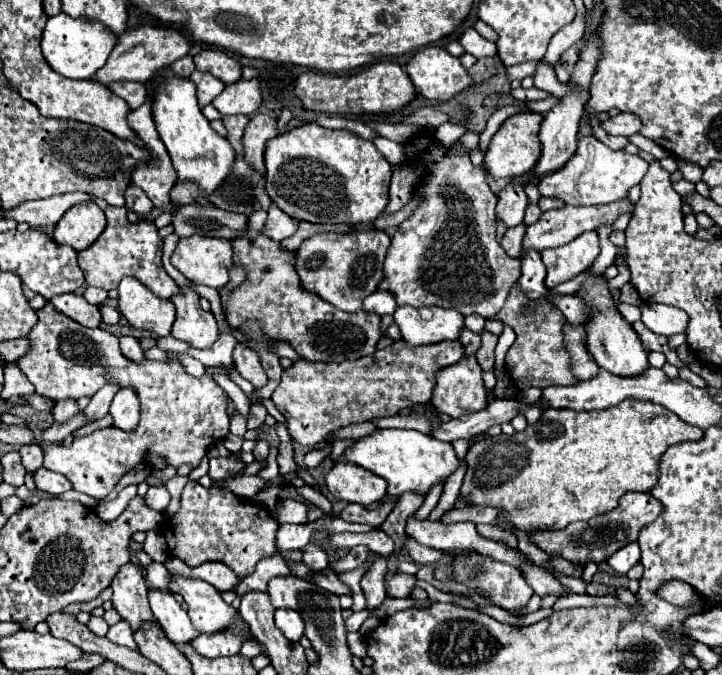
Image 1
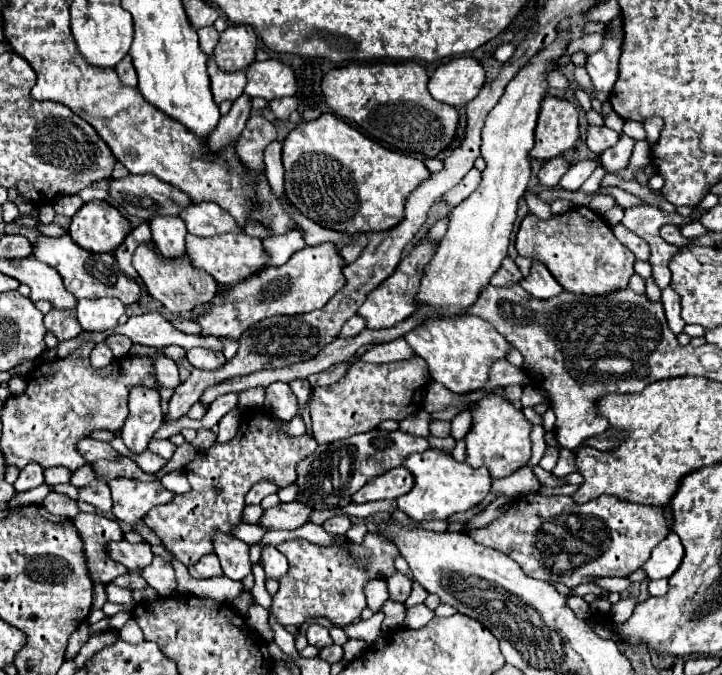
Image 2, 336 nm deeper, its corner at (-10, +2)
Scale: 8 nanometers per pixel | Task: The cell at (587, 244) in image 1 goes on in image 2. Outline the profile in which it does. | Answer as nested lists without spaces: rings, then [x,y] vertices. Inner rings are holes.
[[[534,262],[532,272],[528,278],[522,280],[522,288],[532,294],[534,298],[546,300],[552,296],[558,296],[564,288],[558,284],[558,280],[554,280],[554,276],[550,274],[550,270],[542,264],[542,262]]]

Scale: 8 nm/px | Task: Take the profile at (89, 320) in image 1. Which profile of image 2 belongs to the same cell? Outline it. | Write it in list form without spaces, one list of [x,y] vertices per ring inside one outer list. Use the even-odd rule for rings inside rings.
[[[94,298],[78,302],[78,322],[84,330],[104,332],[118,326],[118,318],[126,312],[126,306],[118,298]]]

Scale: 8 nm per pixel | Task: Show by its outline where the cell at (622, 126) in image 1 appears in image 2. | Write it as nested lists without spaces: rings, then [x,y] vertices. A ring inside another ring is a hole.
[[[590,126],[586,134],[586,144],[596,154],[604,152],[606,148],[612,148],[618,140],[620,140],[620,134],[606,126]]]

